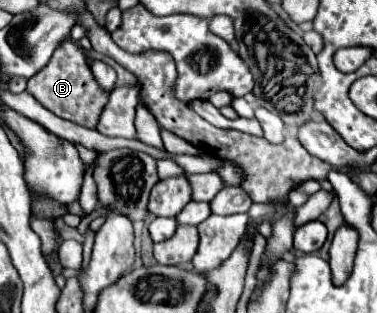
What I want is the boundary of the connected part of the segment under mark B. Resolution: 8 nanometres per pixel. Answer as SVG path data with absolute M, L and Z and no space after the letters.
M70 41L56 49L52 61L40 73L36 73L36 77L28 79L26 91L34 95L34 99L40 101L54 115L88 129L96 129L100 113L108 101L108 93L104 93L104 89L100 89L100 85L96 83L82 49Z

